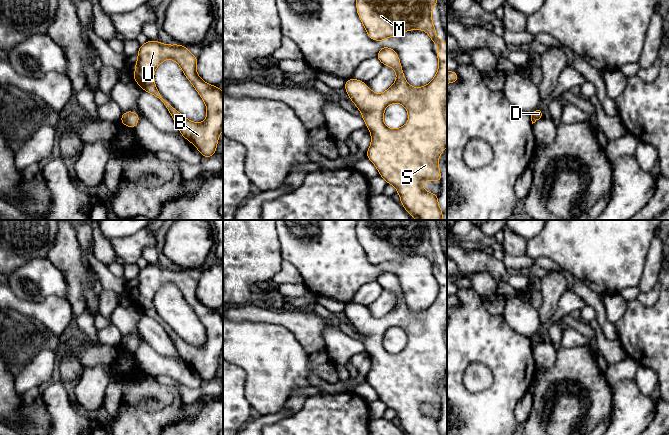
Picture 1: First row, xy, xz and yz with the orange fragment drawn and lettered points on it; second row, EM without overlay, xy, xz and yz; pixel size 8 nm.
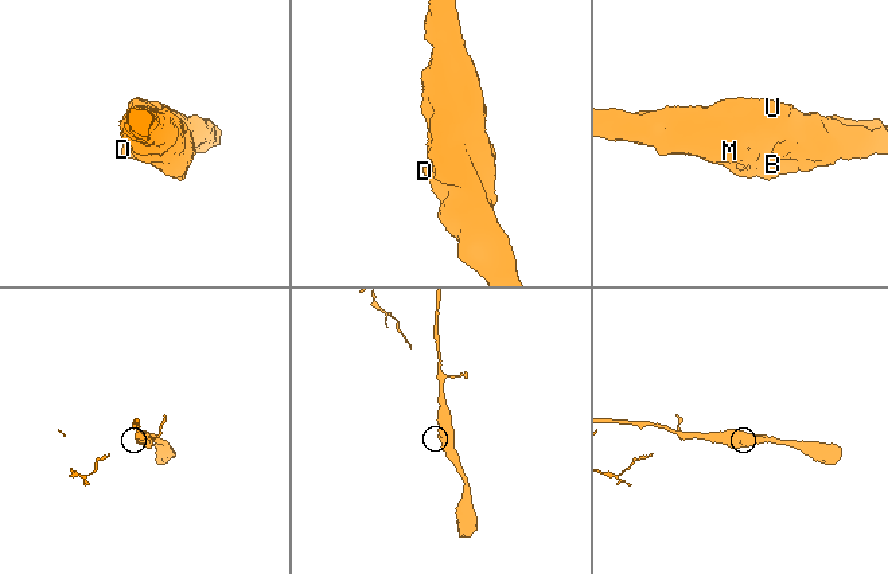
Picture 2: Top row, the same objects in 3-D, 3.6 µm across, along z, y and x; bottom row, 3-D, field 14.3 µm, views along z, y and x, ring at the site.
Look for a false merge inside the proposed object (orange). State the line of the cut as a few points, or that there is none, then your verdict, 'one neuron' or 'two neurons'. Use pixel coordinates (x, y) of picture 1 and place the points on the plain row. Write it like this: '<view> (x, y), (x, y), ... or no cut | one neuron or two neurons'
no cut | one neuron

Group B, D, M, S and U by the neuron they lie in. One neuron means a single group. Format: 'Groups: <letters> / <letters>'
Groups: B D M S U

